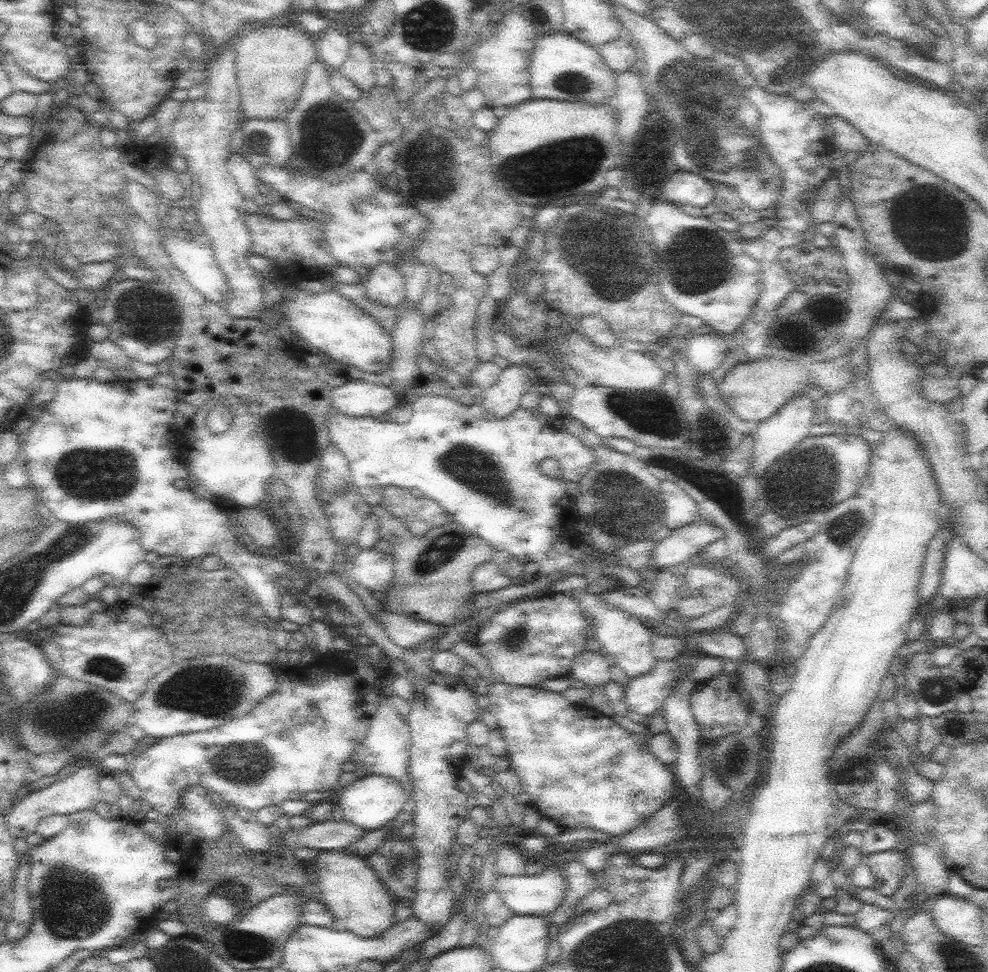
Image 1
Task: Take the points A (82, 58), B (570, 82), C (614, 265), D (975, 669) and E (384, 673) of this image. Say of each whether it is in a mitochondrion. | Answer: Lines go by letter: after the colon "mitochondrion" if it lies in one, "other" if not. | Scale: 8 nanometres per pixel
A: other
B: mitochondrion
C: mitochondrion
D: other
E: other

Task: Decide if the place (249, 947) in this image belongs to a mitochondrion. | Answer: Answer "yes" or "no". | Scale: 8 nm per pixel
yes

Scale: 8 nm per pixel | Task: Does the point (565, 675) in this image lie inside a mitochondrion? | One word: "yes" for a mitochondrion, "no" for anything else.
no

